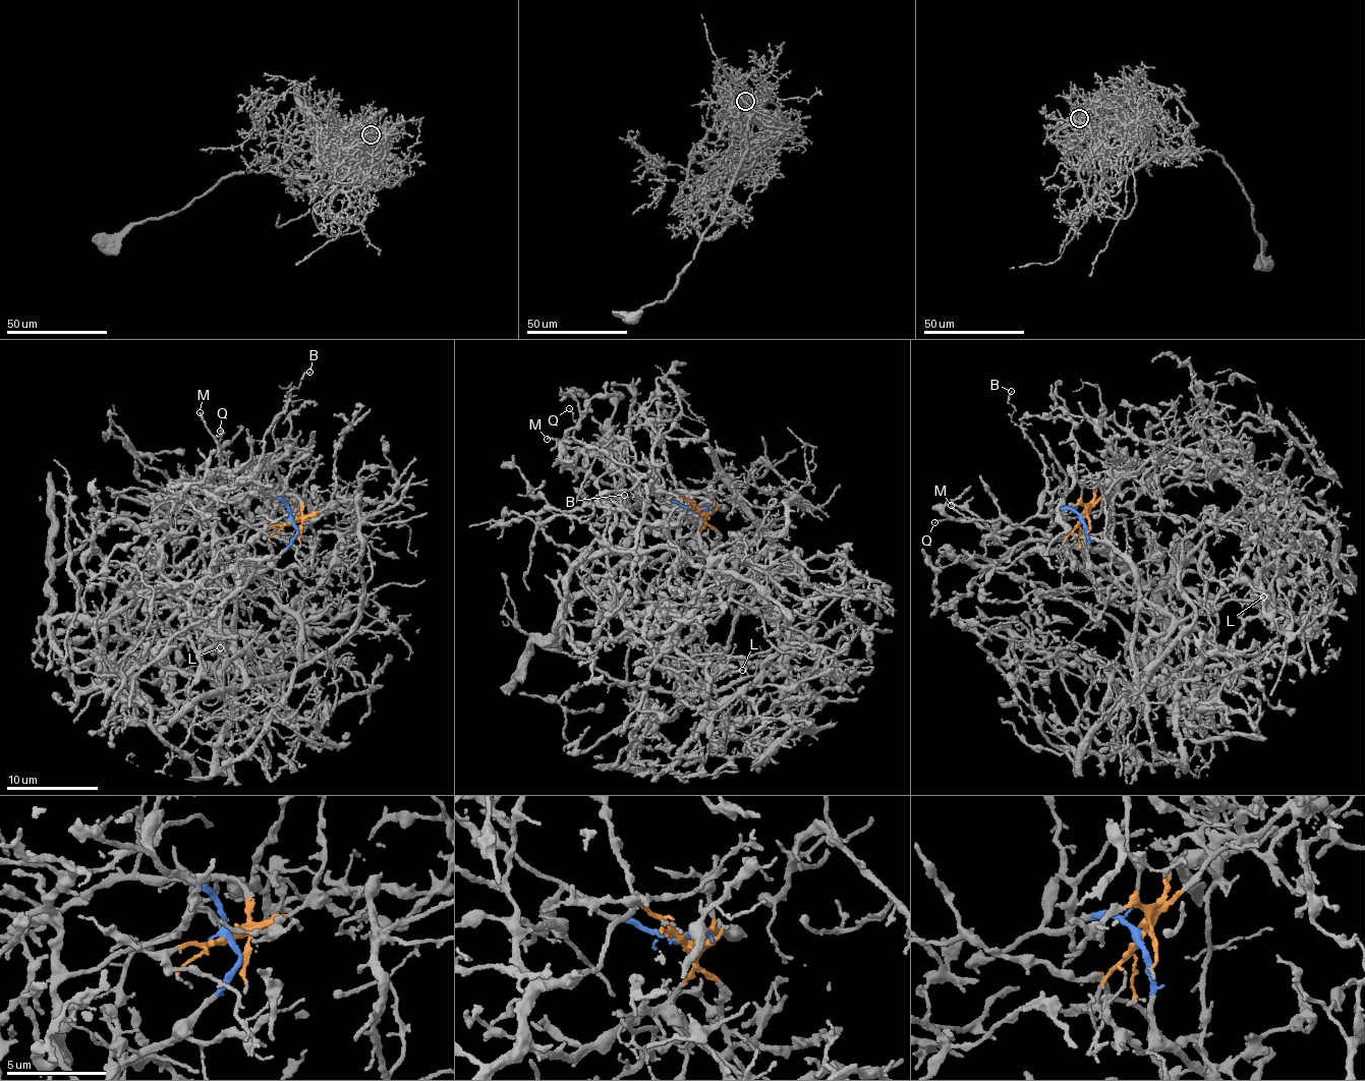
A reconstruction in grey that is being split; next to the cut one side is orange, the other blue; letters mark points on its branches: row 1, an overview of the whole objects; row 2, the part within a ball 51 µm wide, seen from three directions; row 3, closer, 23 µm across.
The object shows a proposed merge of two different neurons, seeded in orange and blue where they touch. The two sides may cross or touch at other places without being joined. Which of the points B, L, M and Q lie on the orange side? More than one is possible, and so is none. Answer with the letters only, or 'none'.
L

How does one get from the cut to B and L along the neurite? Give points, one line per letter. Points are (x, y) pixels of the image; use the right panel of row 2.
B: (1081, 518), (1063, 508), (1040, 513), (1040, 494), (1046, 489), (1045, 465), (1012, 421), (1011, 390)
L: (1081, 518), (1169, 445), (1220, 461), (1298, 502), (1301, 511), (1301, 520), (1277, 525), (1260, 518), (1263, 596)

